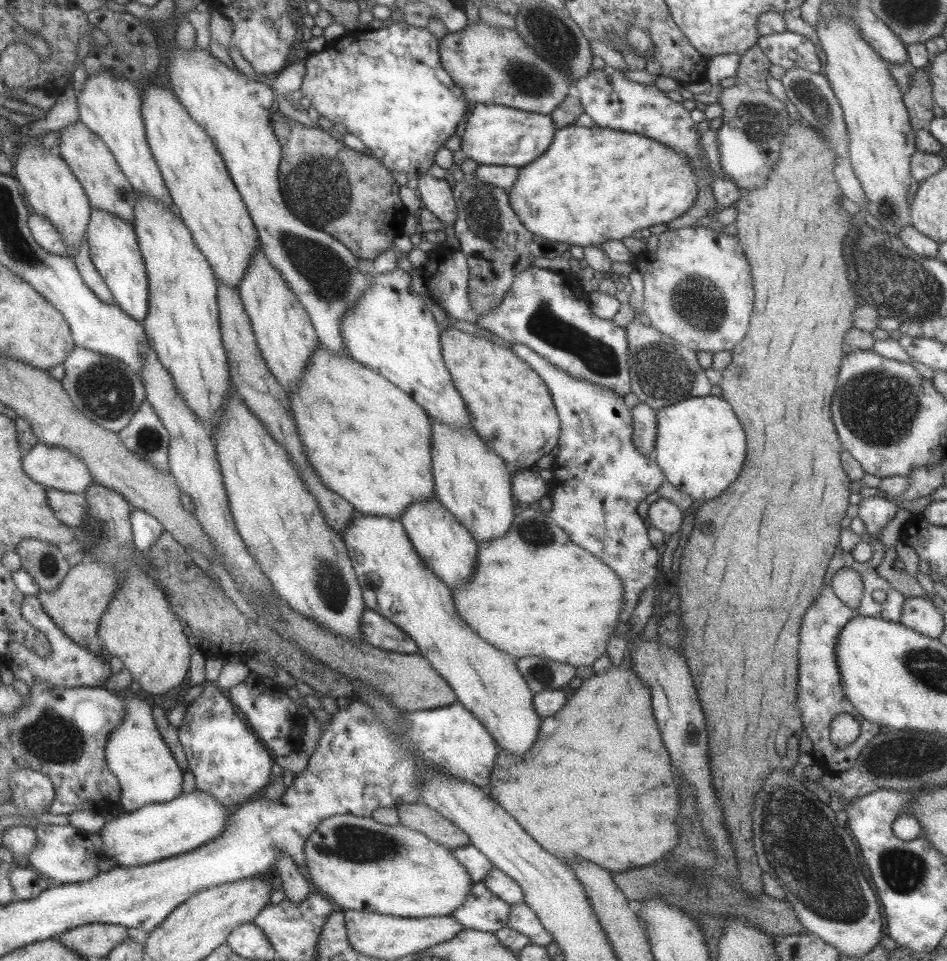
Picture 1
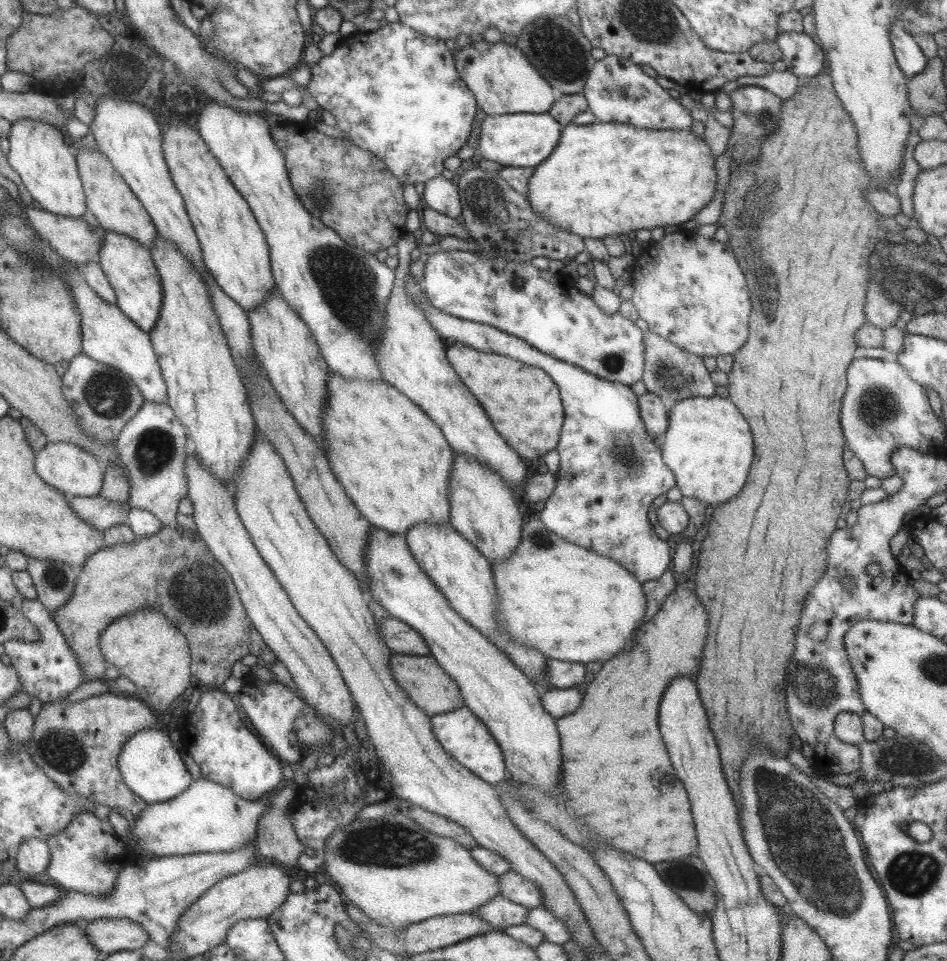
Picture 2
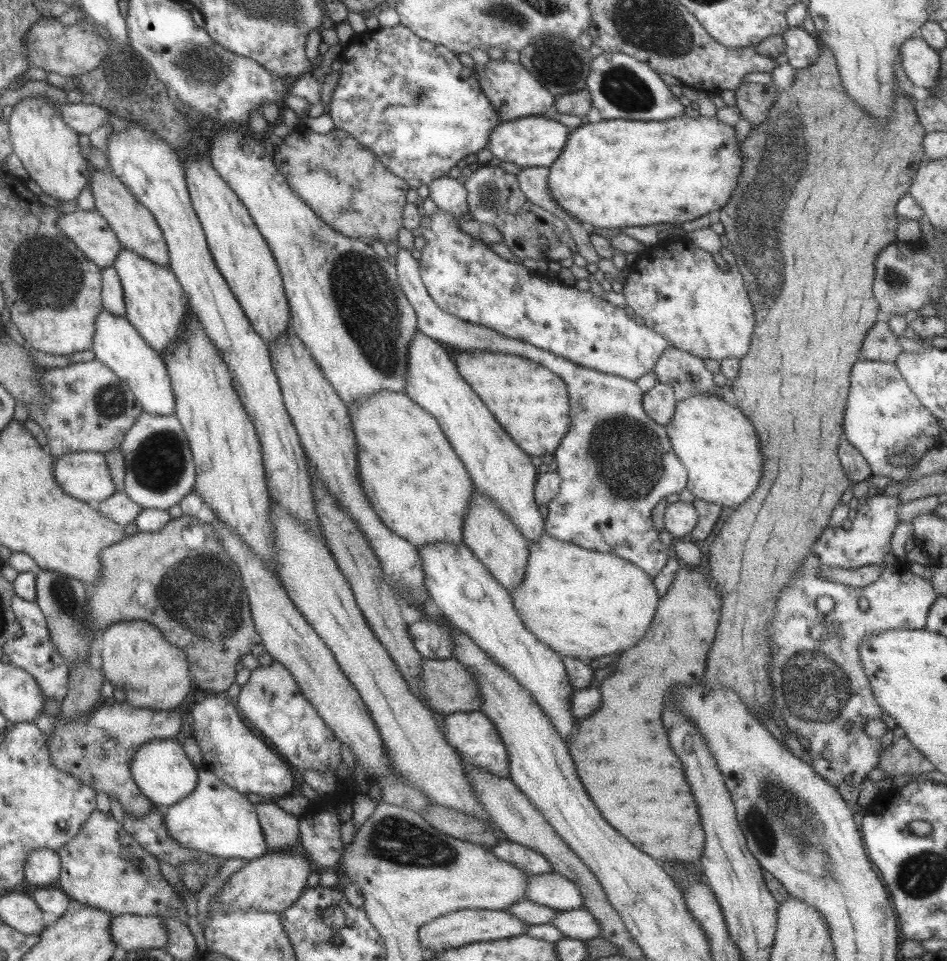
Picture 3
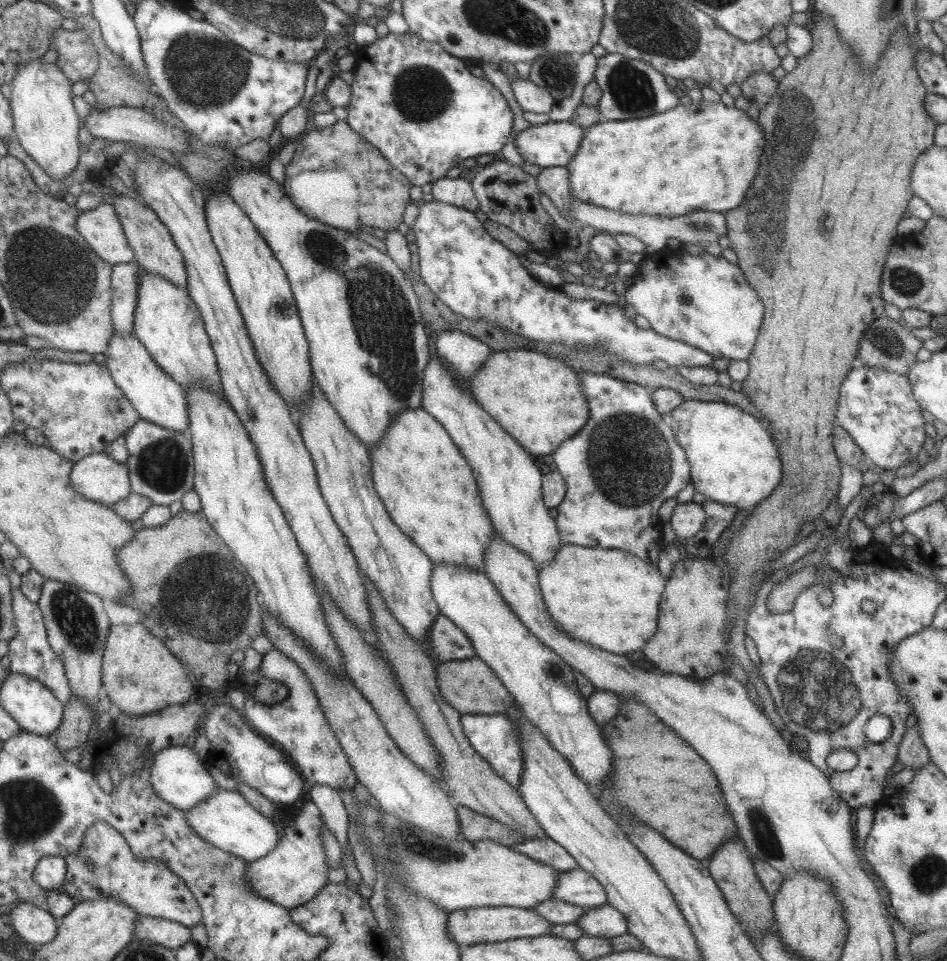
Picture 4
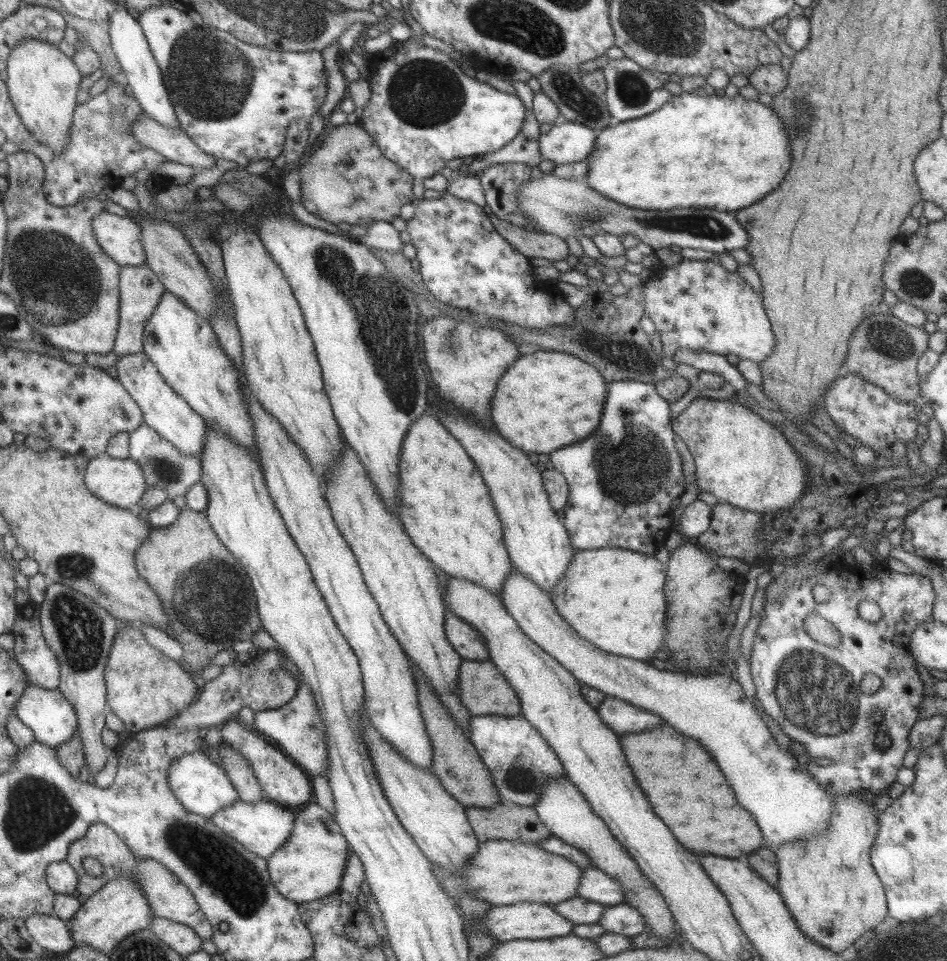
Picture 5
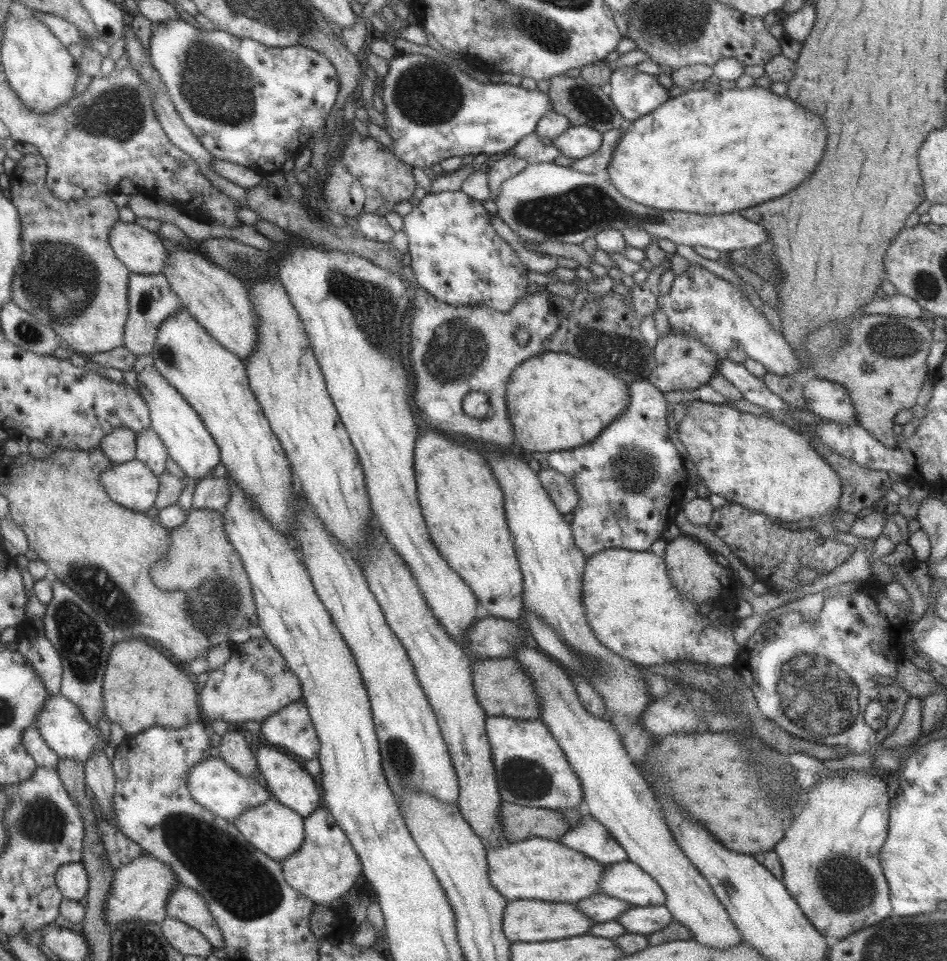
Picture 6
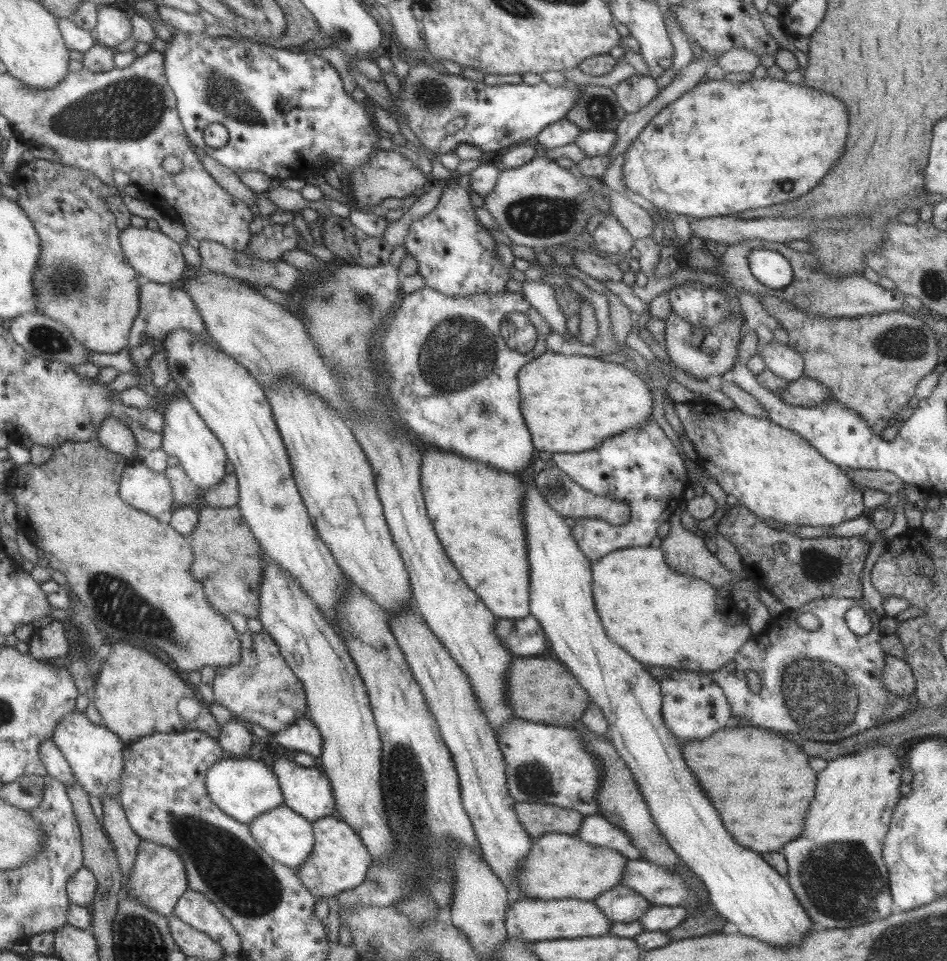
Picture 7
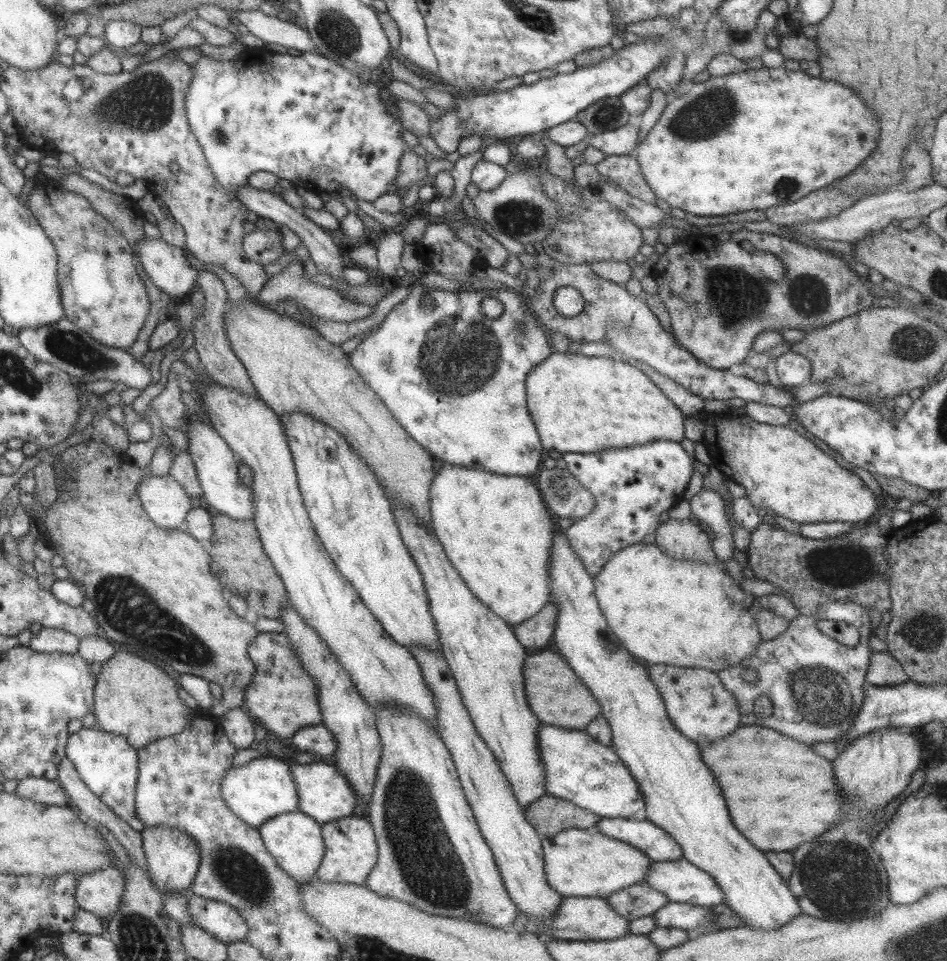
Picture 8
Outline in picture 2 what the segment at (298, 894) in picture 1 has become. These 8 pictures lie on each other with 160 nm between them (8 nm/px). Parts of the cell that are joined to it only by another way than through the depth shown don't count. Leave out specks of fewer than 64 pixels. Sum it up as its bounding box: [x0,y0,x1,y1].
[254,782,316,890]

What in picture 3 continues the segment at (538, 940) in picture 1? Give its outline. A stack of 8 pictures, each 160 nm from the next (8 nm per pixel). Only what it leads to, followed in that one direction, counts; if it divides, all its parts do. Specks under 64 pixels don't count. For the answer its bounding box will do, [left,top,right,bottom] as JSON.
[550,907,599,940]

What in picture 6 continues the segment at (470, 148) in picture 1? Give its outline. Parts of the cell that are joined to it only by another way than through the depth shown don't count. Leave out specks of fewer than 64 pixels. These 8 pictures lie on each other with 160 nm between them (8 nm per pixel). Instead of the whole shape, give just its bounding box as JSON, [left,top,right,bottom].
[552,125,602,159]

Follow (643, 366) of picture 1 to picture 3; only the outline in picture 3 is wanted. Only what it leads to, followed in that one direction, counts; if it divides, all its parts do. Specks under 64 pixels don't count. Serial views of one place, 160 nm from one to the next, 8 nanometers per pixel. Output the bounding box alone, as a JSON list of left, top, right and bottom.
[652,348,715,402]

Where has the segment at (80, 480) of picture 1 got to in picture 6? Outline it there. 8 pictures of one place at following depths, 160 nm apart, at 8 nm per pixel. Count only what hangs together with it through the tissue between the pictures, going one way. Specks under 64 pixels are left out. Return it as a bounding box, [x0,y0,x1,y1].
[98,458,158,513]

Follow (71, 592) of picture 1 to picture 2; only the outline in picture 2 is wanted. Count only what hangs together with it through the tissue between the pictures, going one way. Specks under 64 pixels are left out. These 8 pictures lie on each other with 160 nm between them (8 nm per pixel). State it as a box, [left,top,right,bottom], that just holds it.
[52,527,276,688]

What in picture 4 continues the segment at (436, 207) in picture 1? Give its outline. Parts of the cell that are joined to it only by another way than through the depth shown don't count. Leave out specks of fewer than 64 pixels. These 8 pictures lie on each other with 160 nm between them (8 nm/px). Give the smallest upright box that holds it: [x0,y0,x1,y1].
[431,178,478,210]

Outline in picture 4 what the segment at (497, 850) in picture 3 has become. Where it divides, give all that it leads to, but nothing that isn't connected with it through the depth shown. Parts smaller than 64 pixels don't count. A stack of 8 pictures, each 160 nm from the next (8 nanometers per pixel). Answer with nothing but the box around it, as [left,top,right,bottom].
[510,837,577,872]

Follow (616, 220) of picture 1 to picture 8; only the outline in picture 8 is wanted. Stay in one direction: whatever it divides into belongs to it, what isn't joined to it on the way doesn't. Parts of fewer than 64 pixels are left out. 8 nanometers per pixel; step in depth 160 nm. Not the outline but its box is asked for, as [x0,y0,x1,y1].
[633,66,879,216]

